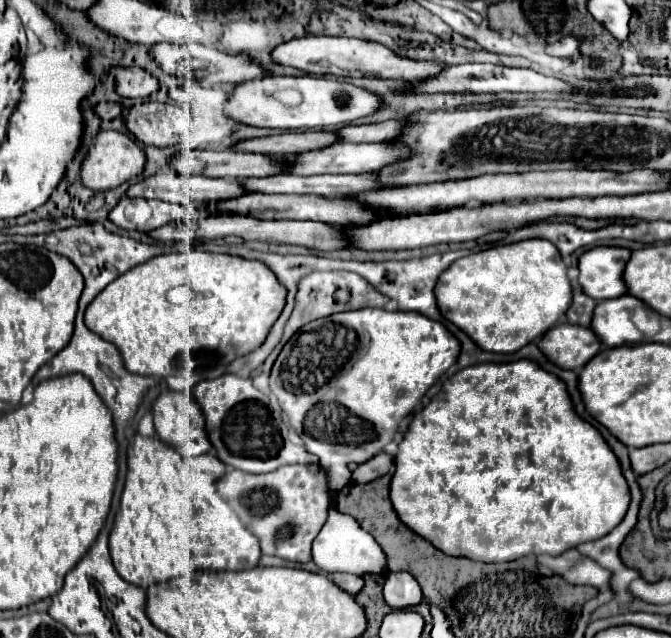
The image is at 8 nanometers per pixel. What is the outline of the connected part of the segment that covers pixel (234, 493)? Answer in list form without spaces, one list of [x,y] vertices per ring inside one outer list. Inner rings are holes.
[[[287,465],[263,475],[229,471],[223,477],[223,483],[219,479],[219,485],[223,487],[223,497],[235,509],[237,517],[241,517],[247,529],[259,539],[263,555],[275,555],[295,563],[311,561],[311,543],[321,531],[329,509],[327,477],[319,465]],[[287,523],[295,527],[293,537],[277,541],[277,529]]]

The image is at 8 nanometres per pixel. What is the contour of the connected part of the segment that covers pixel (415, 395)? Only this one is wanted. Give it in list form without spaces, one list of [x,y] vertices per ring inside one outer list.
[[[359,309],[359,311],[345,311],[345,313],[335,313],[323,319],[315,319],[307,325],[303,325],[281,349],[281,353],[277,355],[273,367],[271,367],[271,375],[269,375],[269,389],[271,393],[277,397],[279,405],[283,407],[283,411],[289,415],[289,423],[295,427],[297,435],[303,439],[305,449],[315,455],[319,459],[319,465],[331,475],[331,485],[347,485],[347,465],[349,463],[365,463],[367,459],[371,459],[373,455],[377,455],[397,433],[399,423],[403,421],[405,415],[409,415],[413,411],[413,407],[421,401],[421,397],[427,393],[427,389],[451,367],[455,365],[459,355],[459,341],[439,323],[433,321],[421,313],[405,313],[405,311],[385,311],[385,309]]]

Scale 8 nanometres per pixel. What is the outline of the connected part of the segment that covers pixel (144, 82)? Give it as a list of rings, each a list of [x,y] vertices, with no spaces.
[[[113,67],[111,75],[115,79],[115,91],[121,97],[147,97],[159,89],[159,81],[141,67]]]

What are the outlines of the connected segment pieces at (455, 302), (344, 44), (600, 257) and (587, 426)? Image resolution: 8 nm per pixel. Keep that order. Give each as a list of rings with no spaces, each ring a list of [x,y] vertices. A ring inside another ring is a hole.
[[[527,239],[461,257],[449,269],[445,269],[445,273],[441,273],[435,293],[441,315],[457,325],[461,331],[465,331],[479,349],[493,353],[519,351],[531,339],[537,339],[541,333],[553,327],[571,305],[571,285],[567,279],[567,269],[557,249],[545,239]]]
[[[301,37],[281,43],[271,53],[273,61],[283,67],[295,67],[313,75],[335,75],[335,77],[385,77],[385,79],[403,79],[413,83],[417,79],[427,79],[445,69],[437,61],[415,61],[385,49],[379,43],[347,39],[347,37]]]
[[[593,247],[579,257],[579,285],[587,297],[601,301],[625,295],[623,269],[631,251],[623,247]]]
[[[527,359],[513,361],[513,363],[481,363],[481,365],[465,367],[457,371],[451,379],[447,379],[441,387],[441,393],[433,397],[431,403],[413,417],[403,441],[399,443],[399,455],[395,455],[395,473],[389,483],[389,497],[399,519],[417,535],[431,541],[443,553],[467,557],[483,563],[515,561],[531,553],[557,555],[557,553],[563,553],[565,549],[577,547],[579,543],[603,537],[605,533],[609,533],[613,527],[621,523],[621,517],[625,517],[625,509],[629,507],[629,501],[631,501],[629,487],[625,483],[625,477],[621,475],[617,457],[603,441],[599,431],[591,423],[577,417],[563,381],[559,381],[555,375],[543,371],[537,363]]]

